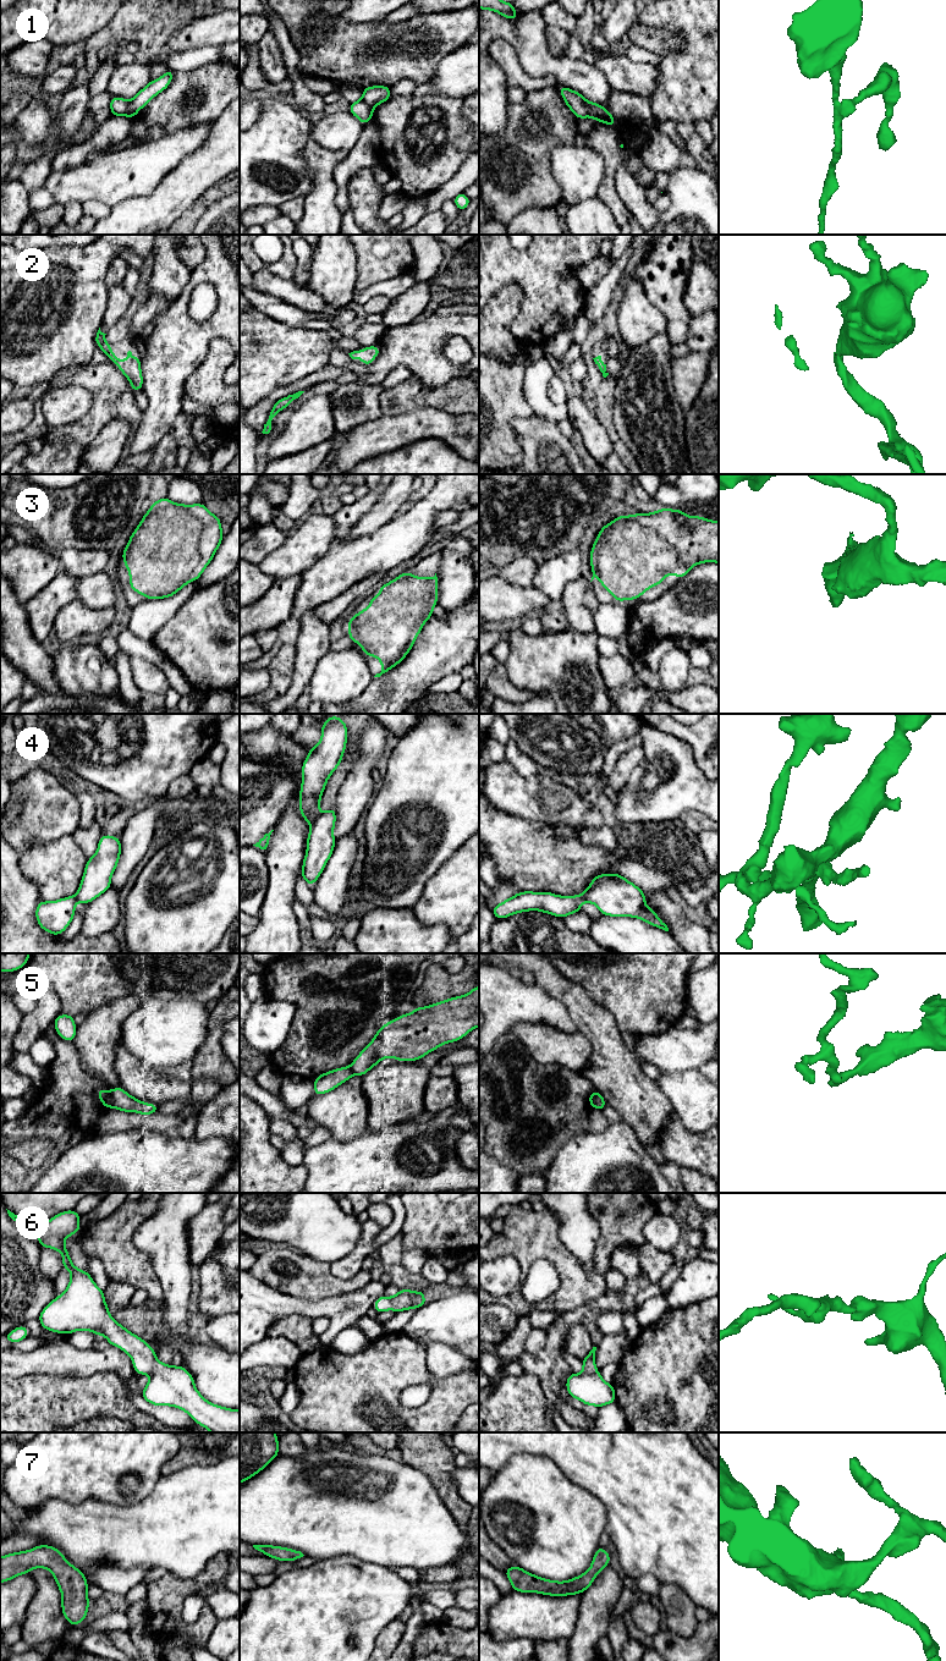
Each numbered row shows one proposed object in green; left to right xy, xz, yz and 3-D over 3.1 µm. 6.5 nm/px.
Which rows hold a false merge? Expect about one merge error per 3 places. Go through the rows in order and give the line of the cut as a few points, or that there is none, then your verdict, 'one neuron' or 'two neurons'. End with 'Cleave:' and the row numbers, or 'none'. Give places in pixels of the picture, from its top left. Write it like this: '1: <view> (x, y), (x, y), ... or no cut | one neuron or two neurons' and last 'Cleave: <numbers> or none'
1: yz (584, 99), (589, 115) | two neurons
2: no cut | one neuron
3: no cut | one neuron
4: xz (319, 813), (311, 824) | two neurons
5: xy (109, 1092), (113, 1106) | two neurons
6: no cut | one neuron
7: no cut | one neuron
Cleave: 1, 4, 5

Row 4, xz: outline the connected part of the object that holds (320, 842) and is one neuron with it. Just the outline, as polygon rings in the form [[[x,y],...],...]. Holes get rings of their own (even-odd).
[[[332,807],[324,813],[319,813],[318,818],[310,824],[302,864],[302,879],[309,886],[317,882],[332,854],[336,843],[334,838],[335,823],[336,812]]]

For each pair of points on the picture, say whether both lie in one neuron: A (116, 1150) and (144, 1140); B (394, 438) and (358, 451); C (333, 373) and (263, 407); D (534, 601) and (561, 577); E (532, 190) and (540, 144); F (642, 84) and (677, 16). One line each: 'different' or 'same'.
A: same
B: same
C: same
D: different
E: same
F: different

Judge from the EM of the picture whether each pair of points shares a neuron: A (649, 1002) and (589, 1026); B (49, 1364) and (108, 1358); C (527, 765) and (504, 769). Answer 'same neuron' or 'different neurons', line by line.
A: different neurons
B: same neuron
C: different neurons

